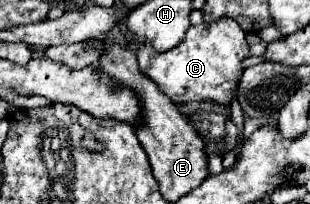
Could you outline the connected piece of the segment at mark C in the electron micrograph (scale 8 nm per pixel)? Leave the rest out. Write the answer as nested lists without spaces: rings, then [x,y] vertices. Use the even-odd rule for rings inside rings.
[[[223,17],[223,21],[191,25],[185,39],[165,51],[159,53],[151,47],[151,41],[145,41],[139,51],[139,67],[141,71],[157,83],[157,87],[177,105],[185,101],[217,101],[231,103],[235,95],[235,87],[241,77],[241,61],[249,57],[249,47],[245,41],[245,31],[237,25],[237,21]]]

